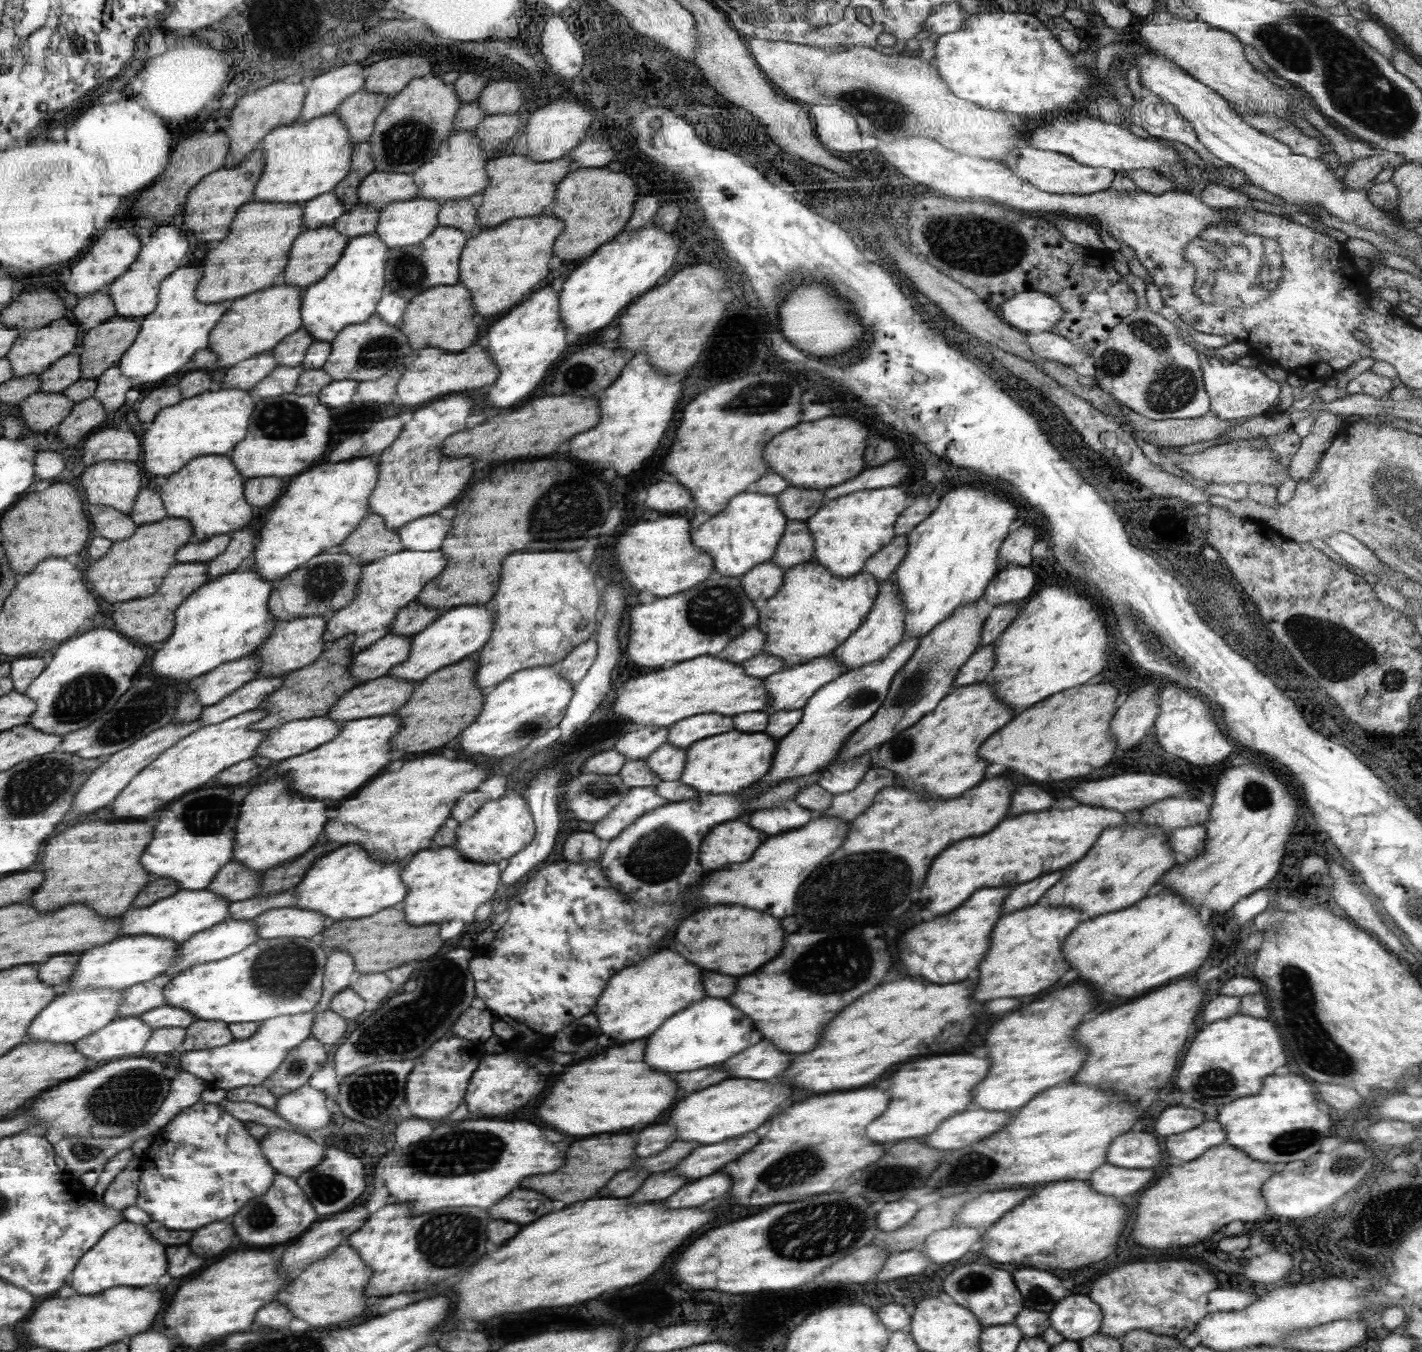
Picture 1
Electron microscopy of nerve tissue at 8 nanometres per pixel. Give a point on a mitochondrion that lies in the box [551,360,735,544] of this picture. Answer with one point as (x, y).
(579, 382)

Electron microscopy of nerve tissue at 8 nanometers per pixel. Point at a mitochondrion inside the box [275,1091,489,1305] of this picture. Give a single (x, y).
(447, 1240)

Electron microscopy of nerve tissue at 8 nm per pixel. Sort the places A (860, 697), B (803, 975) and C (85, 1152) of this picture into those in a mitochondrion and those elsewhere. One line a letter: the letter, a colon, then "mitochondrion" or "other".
A: mitochondrion
B: mitochondrion
C: mitochondrion

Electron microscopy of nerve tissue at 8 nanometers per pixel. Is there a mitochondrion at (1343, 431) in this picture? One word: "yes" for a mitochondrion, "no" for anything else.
no

